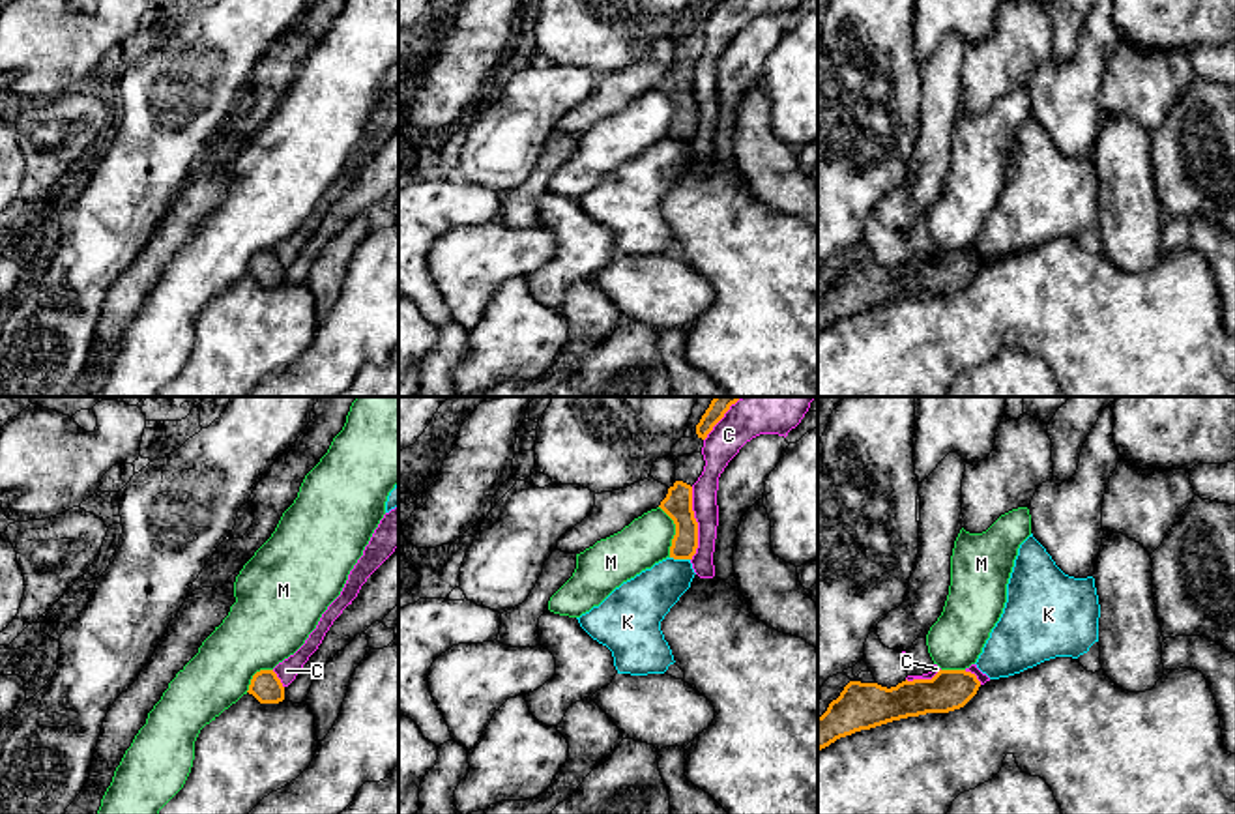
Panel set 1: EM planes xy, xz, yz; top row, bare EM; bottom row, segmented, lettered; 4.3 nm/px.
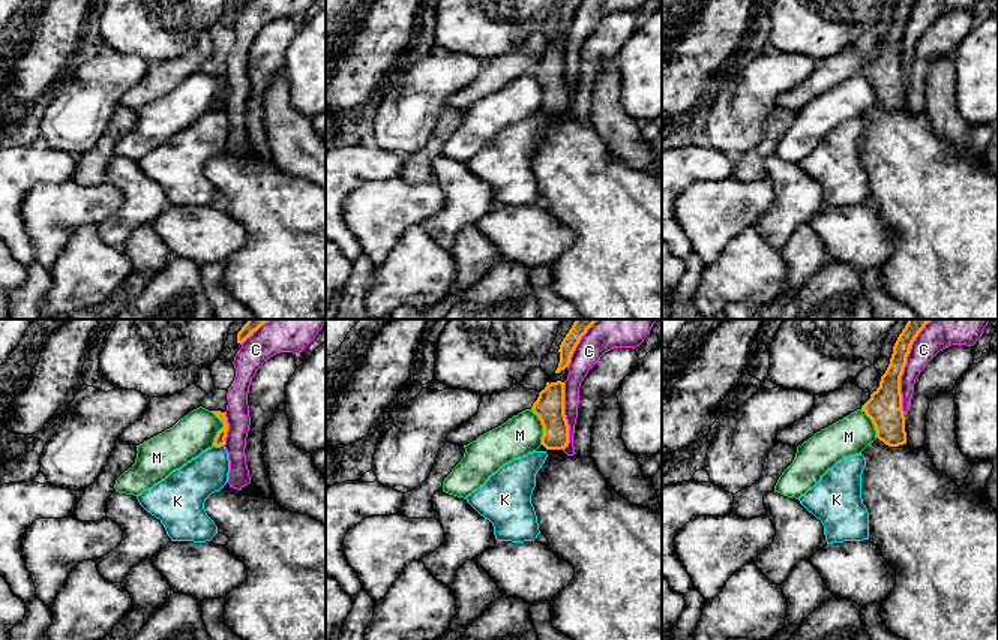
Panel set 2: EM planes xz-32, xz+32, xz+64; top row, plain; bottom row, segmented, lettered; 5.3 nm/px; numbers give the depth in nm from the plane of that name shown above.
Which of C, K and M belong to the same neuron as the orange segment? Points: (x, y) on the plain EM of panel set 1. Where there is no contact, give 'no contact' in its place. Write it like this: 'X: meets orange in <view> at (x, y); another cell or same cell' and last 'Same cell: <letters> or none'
C: meets orange in xz at (697, 105); another cell
K: meets orange in xz at (680, 139); another cell
M: meets orange in xz at (676, 113); another cell
Same cell: none

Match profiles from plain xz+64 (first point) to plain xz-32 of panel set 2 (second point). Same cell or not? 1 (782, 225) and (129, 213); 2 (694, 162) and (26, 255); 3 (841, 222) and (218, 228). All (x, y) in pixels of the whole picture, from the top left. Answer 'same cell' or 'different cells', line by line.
1: same cell
2: same cell
3: same cell

